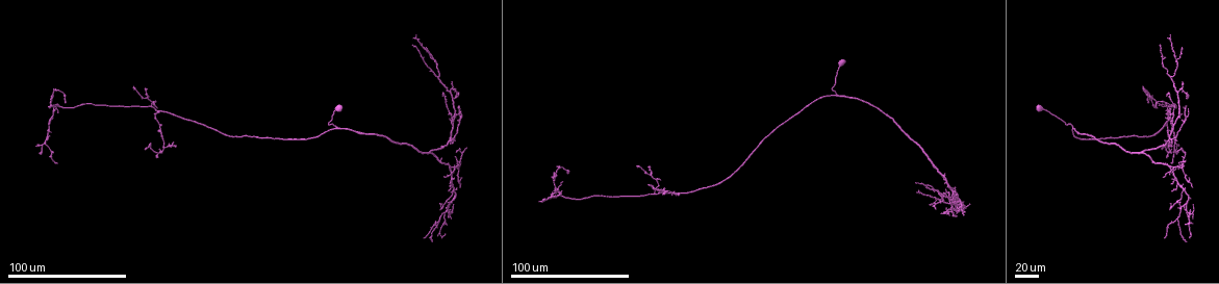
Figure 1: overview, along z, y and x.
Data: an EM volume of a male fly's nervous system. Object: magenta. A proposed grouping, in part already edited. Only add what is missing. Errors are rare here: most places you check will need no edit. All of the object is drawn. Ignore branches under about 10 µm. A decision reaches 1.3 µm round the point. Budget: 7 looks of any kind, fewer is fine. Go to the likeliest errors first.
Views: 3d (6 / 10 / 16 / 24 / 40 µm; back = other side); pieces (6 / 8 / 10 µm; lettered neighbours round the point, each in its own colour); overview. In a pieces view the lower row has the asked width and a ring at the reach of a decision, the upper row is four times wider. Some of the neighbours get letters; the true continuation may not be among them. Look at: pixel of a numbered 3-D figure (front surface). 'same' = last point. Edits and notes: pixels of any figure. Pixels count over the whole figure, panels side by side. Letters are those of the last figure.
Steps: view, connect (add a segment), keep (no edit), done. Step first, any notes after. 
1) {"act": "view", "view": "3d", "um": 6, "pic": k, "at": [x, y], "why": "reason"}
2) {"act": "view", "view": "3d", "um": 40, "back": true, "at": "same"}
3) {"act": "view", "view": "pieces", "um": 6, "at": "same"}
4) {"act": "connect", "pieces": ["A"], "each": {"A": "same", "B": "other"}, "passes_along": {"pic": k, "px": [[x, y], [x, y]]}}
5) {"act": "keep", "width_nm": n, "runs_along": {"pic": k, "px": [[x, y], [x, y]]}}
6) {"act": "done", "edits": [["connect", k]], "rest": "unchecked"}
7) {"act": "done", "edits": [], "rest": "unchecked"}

{"act": "view", "view": "3d", "um": 40, "pic": 1, "at": [560, 192], "why": "thin end"}

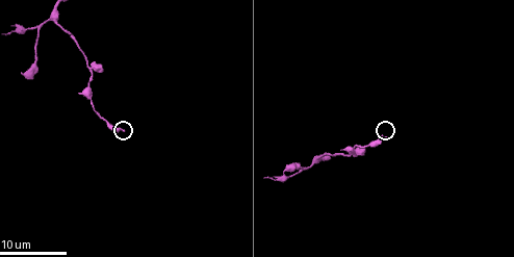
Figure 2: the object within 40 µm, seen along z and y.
{"act": "view", "view": "pieces", "um": 8, "pic": 2, "at": [386, 136]}

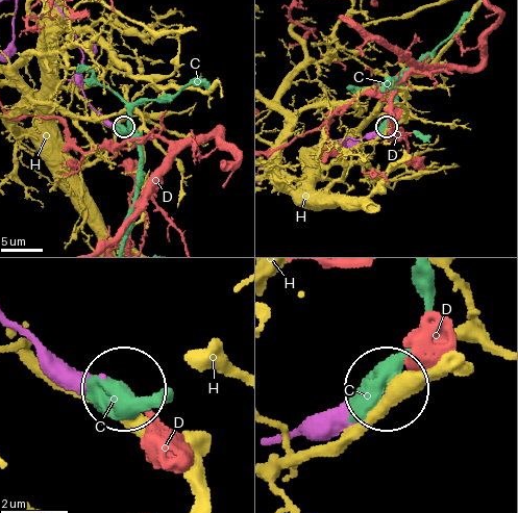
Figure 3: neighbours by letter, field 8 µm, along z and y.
{"act": "keep", "each": {"C": "other", "D": "other", "H": "other"}, "found": "no lettered segment goes on from it"}

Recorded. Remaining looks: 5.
{"act": "view", "view": "3d", "um": 40, "pic": 1, "at": [1184, 242], "why": "branch stops here"}

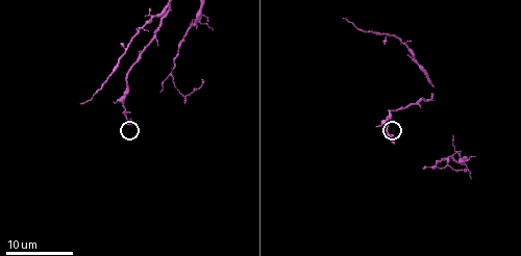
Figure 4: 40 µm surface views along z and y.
{"act": "view", "view": "3d", "um": 10, "pic": 4, "at": [131, 123]}

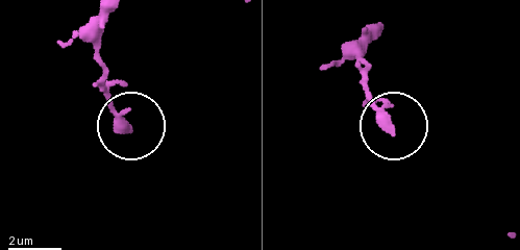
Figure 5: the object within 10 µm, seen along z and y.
{"act": "view", "view": "pieces", "um": 10, "pic": 5, "at": [391, 130], "why": "see the neighbours"}

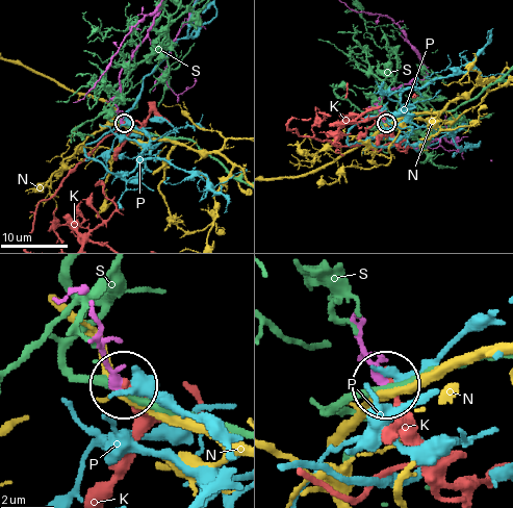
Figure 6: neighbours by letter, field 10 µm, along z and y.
{"act": "keep", "width_nm": 370, "each": {"K": "other", "N": "other", "P": "other", "S": "other"}, "found": "none of them fits"}

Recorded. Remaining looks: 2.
{"act": "view", "view": "3d", "um": 40, "pic": 1, "at": [569, 171], "why": "end of a long branch"}

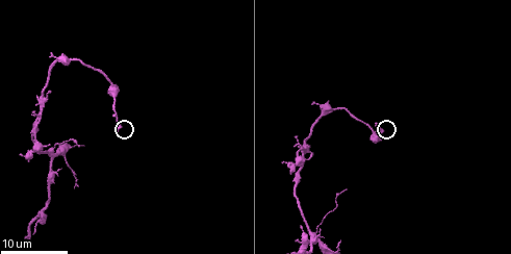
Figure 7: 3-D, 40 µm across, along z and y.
{"act": "view", "view": "pieces", "um": 10, "pic": 7, "at": [115, 131]}

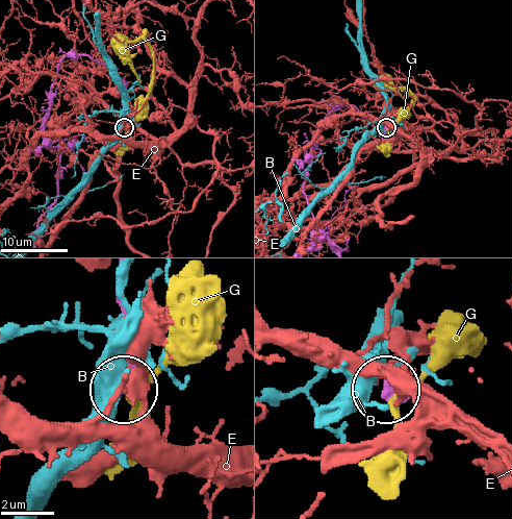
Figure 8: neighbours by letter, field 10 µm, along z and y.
{"act": "keep", "each": {"B": "other", "E": "other", "G": "other"}, "found": "no lettered segment goes on from it"}

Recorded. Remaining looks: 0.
{"act": "done", "edits": [], "rest": "unchecked"}

